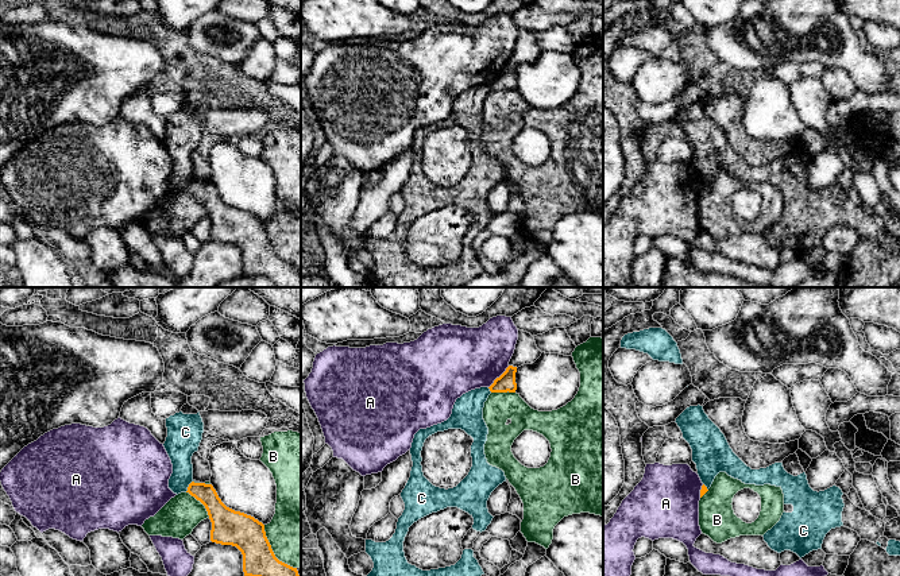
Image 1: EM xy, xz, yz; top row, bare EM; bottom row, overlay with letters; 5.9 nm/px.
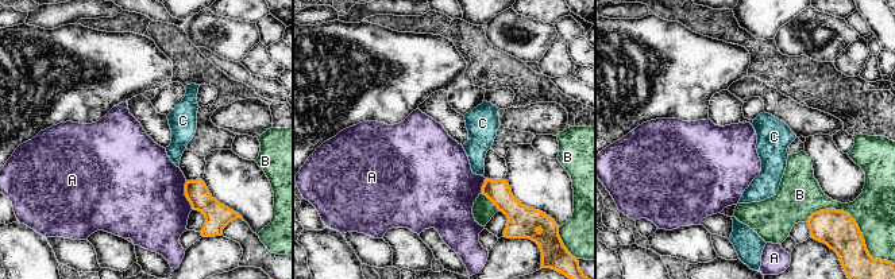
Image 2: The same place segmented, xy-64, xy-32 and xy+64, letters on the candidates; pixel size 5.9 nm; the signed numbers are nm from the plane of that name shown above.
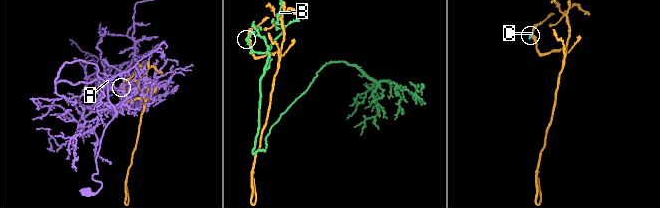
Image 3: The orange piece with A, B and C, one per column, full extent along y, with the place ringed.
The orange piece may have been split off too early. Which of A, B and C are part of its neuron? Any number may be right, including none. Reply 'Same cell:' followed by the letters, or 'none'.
Same cell: none

